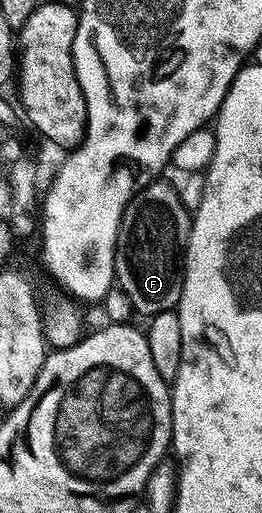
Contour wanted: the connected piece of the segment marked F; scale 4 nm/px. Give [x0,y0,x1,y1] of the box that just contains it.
[115,179,192,315]

